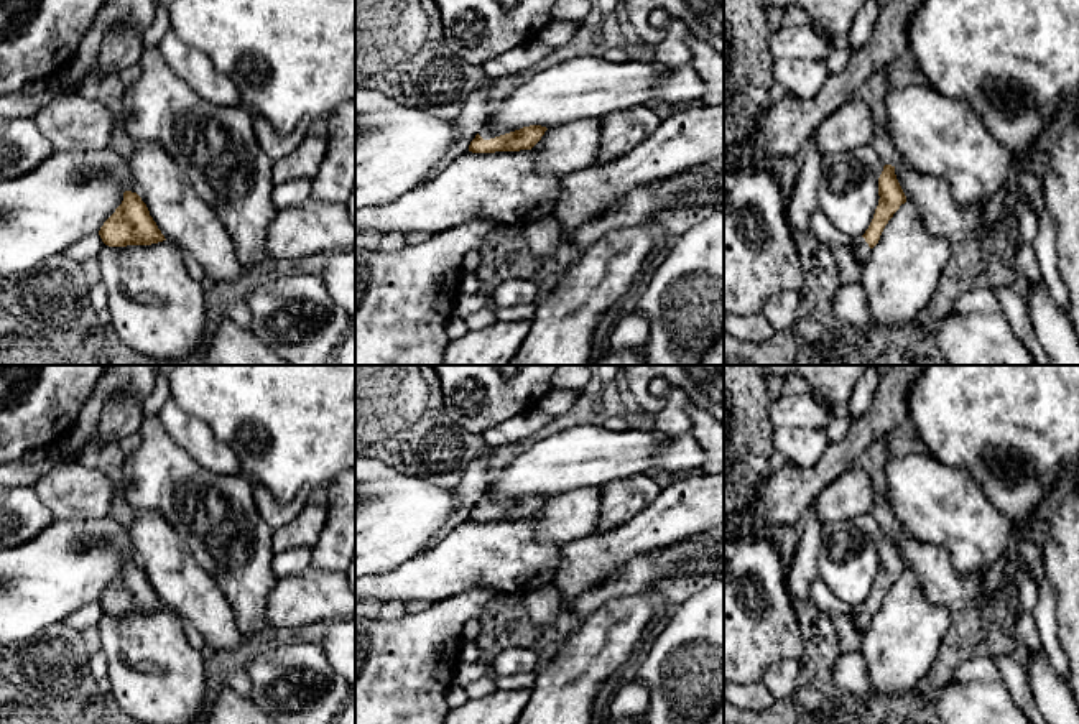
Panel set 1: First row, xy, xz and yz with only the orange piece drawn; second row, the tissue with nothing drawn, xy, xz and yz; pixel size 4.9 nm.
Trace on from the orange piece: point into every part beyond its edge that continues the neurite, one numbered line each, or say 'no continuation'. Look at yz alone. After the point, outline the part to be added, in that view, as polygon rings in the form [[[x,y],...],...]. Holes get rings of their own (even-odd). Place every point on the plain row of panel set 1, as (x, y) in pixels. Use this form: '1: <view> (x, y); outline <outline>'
1: yz (861, 619); outline [[[860,604],[860,606],[855,606],[855,612],[854,615],[850,617],[852,624],[864,630],[868,624],[870,624],[870,615],[868,612],[865,610],[865,607]]]

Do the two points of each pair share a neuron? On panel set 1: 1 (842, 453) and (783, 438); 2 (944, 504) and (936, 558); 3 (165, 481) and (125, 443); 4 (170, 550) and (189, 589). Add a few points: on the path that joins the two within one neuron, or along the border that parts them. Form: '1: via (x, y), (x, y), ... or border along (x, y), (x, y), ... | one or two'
1: border along (831, 441), (815, 464), (793, 466), (790, 463) | two
2: border along (902, 530), (938, 543), (963, 575) | two
3: border along (138, 430), (140, 443), (125, 456) | two
4: via (170, 560), (173, 573), (180, 580) | one

